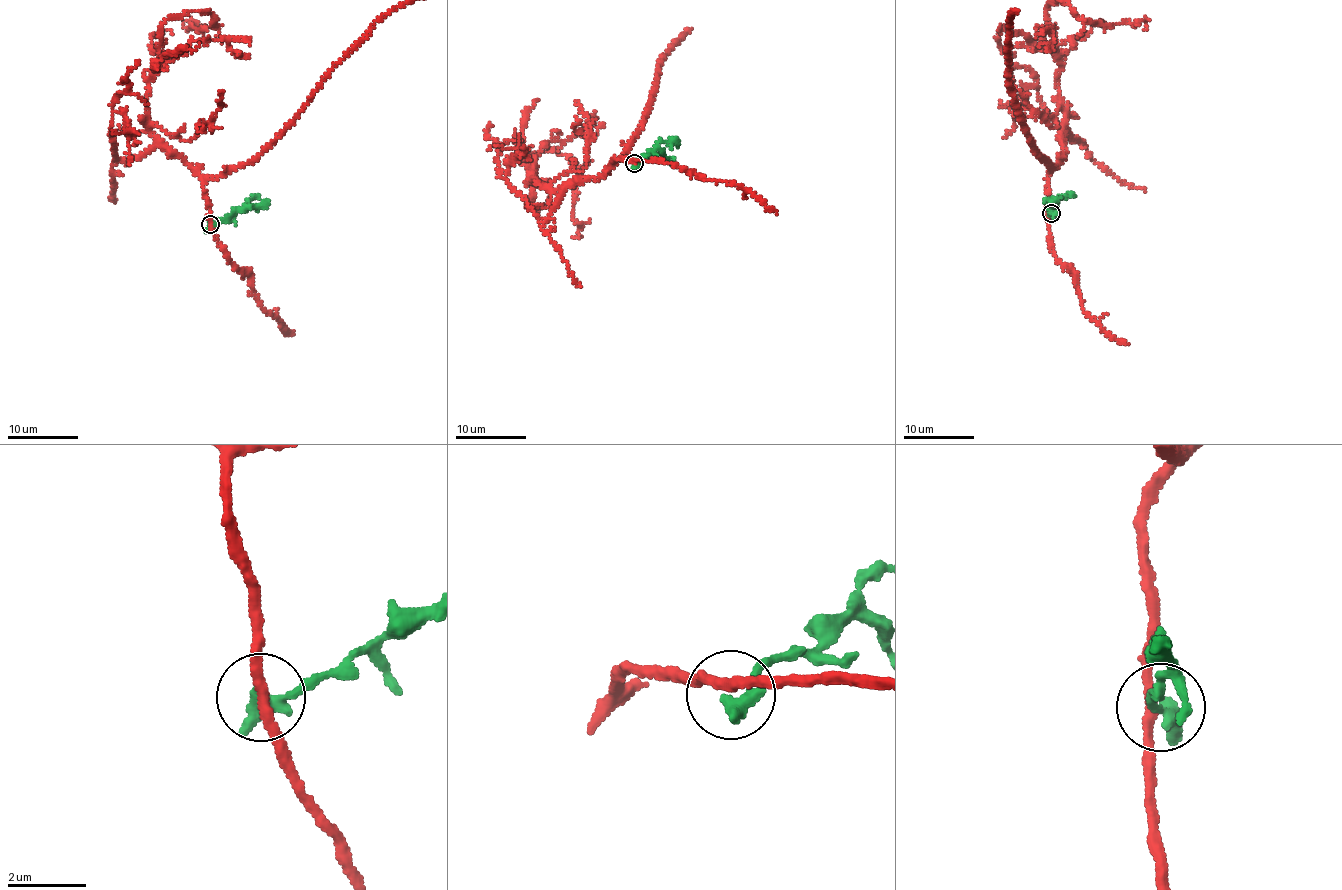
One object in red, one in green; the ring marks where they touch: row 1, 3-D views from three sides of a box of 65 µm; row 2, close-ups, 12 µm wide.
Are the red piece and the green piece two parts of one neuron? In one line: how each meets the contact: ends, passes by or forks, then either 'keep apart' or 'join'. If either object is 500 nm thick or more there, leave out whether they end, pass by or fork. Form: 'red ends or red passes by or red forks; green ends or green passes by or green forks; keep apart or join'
red passes by; green ends; keep apart

